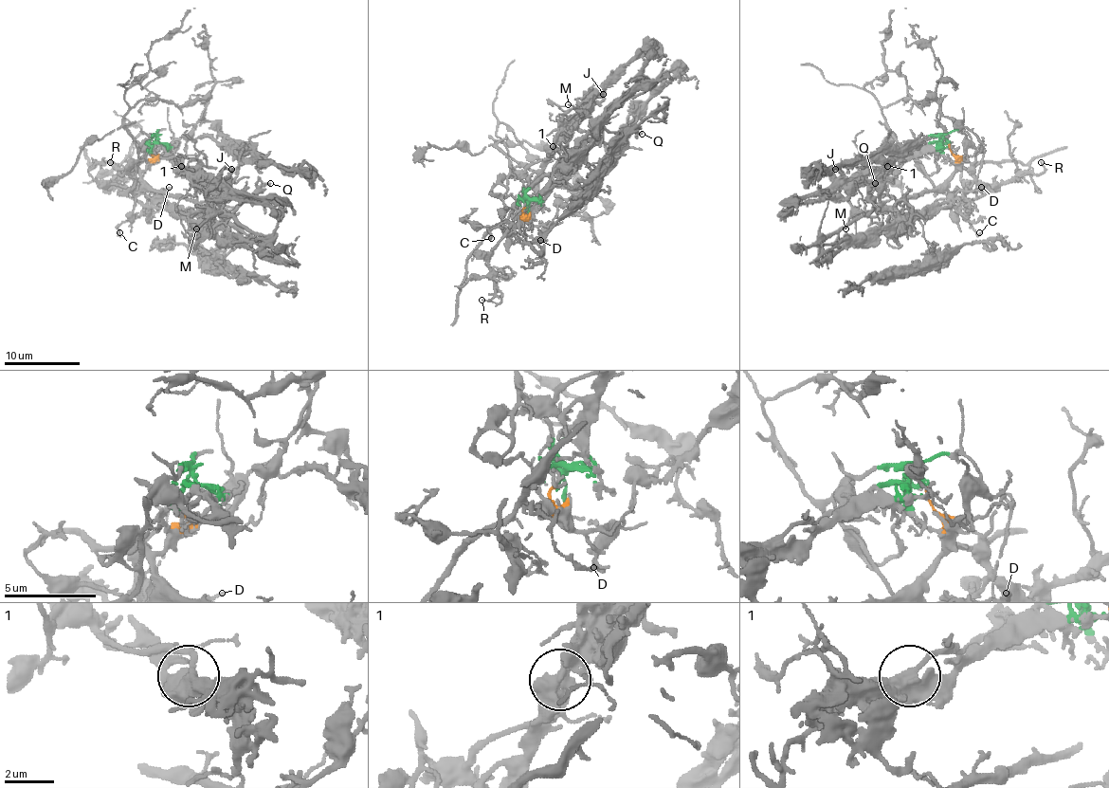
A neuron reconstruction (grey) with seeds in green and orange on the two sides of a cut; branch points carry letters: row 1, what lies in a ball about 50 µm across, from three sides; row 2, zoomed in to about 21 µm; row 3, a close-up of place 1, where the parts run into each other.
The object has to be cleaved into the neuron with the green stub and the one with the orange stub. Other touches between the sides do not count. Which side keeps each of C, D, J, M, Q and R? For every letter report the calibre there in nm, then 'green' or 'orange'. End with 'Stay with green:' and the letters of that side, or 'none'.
C: calibre 200 nm; green
D: calibre 220 nm; green
J: calibre 220 nm; green
M: calibre 100 nm; orange
Q: calibre 140 nm; orange
R: calibre 130 nm; orange
Stay with green: C, D, J

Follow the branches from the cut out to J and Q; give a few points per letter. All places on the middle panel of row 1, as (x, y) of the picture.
J: (526, 207), (526, 190), (547, 154), (604, 93)
Q: (524, 207), (524, 216), (513, 212), (528, 192), (596, 127), (642, 133)

